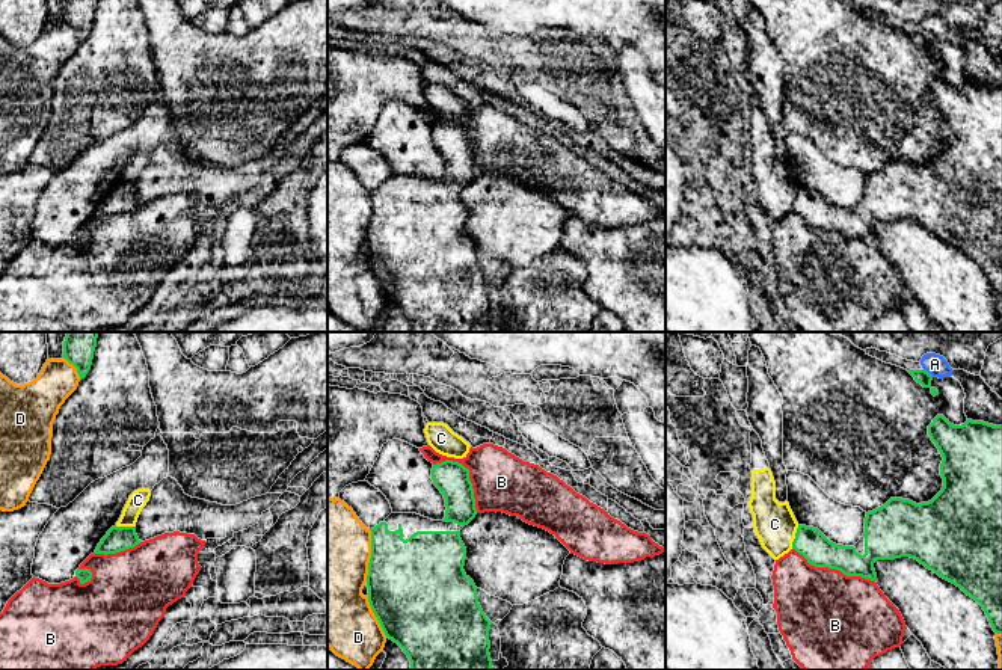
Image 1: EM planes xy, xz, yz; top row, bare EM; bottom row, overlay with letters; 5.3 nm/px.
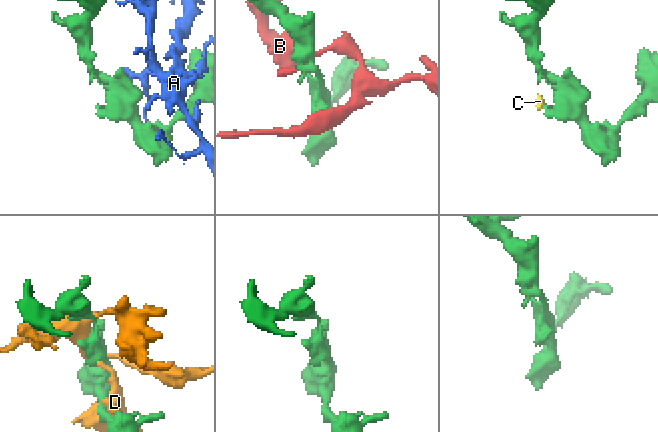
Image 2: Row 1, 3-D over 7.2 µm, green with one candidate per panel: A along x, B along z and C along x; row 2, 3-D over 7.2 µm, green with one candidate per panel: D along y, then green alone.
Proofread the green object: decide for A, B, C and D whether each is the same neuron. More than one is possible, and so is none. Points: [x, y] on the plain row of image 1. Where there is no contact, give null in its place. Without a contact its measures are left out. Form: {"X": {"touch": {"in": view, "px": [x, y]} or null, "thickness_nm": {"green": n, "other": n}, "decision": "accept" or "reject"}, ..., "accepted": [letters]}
{"A": {"touch": {"in": "yz", "px": [927, 33]}, "thickness_nm": {"green": 80, "other": 110}, "decision": "reject"}, "B": {"touch": {"in": "yz", "px": [833, 230]}, "thickness_nm": {"green": 160, "other": 480}, "decision": "reject"}, "C": {"touch": {"in": "yz", "px": [796, 199]}, "thickness_nm": {"green": 160, "other": 220}, "decision": "reject"}, "D": {"touch": {"in": "xz", "px": [371, 218]}, "thickness_nm": {"green": 460, "other": 460}, "decision": "reject"}, "accepted": []}

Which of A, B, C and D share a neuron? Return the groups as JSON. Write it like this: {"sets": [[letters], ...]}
{"sets": [["A"], ["B"], ["C"], ["D"]]}

